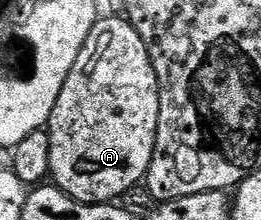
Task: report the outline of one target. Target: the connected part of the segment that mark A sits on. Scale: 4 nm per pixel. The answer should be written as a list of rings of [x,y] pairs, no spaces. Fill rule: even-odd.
[[[121,16],[98,19],[91,34],[87,34],[87,42],[83,42],[83,50],[79,50],[79,58],[75,58],[75,66],[71,66],[71,74],[67,74],[67,82],[63,82],[63,90],[59,90],[55,110],[51,110],[47,131],[51,138],[52,183],[80,204],[120,201],[124,192],[148,177],[158,126],[157,75],[143,38]]]

